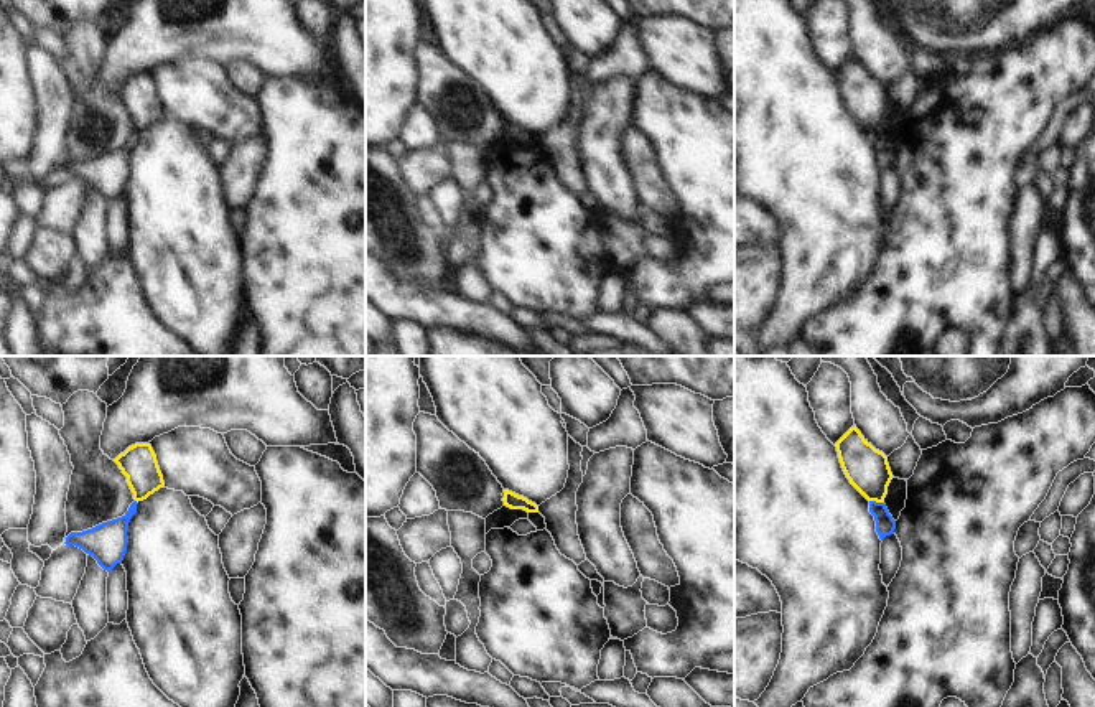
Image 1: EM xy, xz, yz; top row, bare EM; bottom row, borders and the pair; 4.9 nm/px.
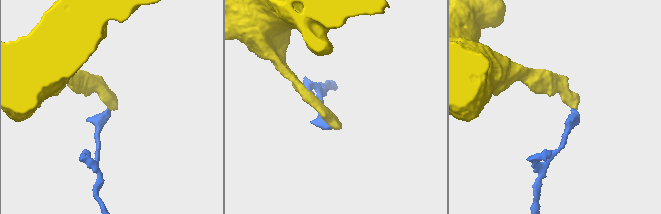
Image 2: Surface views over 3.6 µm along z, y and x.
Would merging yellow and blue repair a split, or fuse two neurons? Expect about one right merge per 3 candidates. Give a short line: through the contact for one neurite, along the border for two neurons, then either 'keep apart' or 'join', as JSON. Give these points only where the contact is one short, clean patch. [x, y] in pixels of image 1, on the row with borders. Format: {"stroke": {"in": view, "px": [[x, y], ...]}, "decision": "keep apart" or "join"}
{"stroke": {"in": "yz", "px": [[870, 500], [883, 503]]}, "decision": "keep apart"}

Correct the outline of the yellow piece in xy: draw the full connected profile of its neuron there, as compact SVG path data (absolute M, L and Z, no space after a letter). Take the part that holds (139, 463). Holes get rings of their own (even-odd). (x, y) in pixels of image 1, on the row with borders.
M135 443L114 461L127 476L127 483L137 503L165 486L156 455L150 443Z

